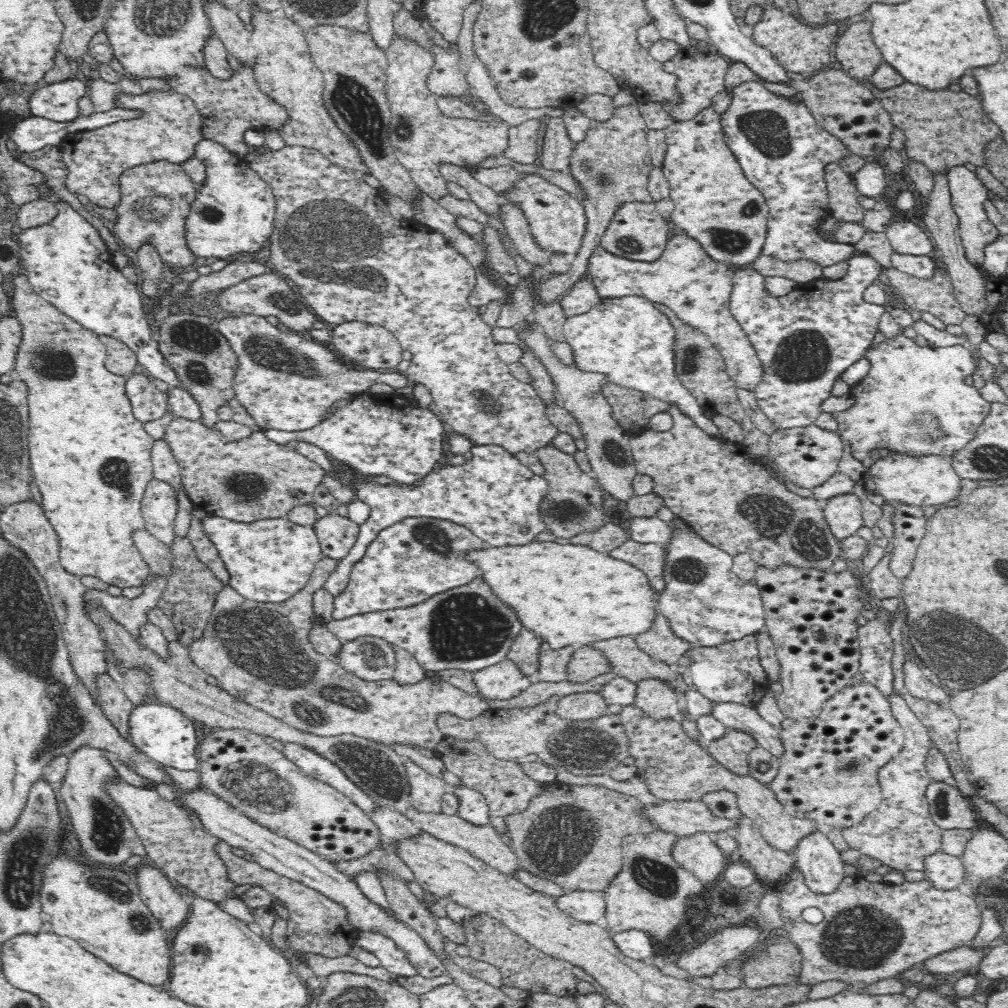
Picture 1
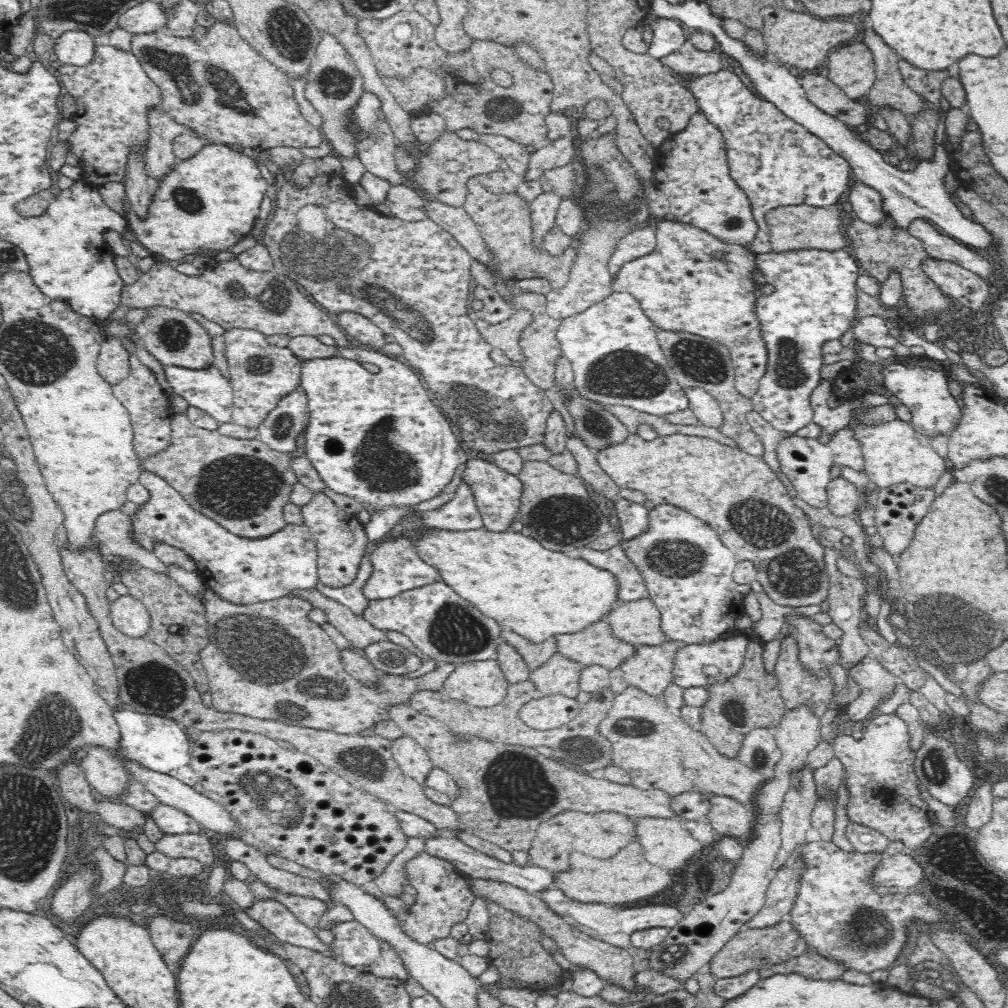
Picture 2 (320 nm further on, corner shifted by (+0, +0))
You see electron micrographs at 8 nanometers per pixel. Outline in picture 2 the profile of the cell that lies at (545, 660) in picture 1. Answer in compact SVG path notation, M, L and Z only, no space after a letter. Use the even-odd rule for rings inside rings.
M502 632L502 639L508 642L508 645L514 647L522 655L528 669L534 670L538 668L543 662L546 662L554 653L556 653L556 639L553 636L547 638L545 641L534 644L514 632Z

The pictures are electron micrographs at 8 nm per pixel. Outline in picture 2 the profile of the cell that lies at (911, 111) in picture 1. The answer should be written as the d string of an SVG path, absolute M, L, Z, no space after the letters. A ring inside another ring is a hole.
M866 30L862 42L869 47L875 60L875 83L867 92L870 102L872 102L872 106L876 106L873 110L874 114L878 116L876 111L879 110L879 106L892 106L892 109L904 113L908 118L912 118L912 115L920 113L923 109L928 109L930 102L919 96L904 82L901 72L899 71L899 55L884 43L884 40L877 34L877 32Z

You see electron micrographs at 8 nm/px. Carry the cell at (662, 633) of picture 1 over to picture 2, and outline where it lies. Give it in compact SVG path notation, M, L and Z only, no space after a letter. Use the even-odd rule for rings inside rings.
M649 598L636 601L619 602L608 614L608 622L612 622L612 630L616 630L616 638L624 642L646 646L656 646L668 640L661 629L661 614Z

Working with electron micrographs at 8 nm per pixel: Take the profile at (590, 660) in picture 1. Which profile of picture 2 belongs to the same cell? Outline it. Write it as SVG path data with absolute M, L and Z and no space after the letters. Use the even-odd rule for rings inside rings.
M556 652L546 662L531 671L529 680L536 685L537 694L540 696L560 694L568 698L582 699L578 680L583 667L581 663L572 661Z

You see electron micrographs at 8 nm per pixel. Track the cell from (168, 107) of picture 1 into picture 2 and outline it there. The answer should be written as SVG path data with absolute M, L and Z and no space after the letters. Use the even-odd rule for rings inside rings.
M96 38L94 46L94 58L86 66L74 66L56 62L59 82L66 88L74 98L77 105L77 112L73 119L76 121L76 128L70 138L71 151L81 161L84 174L84 182L88 185L97 186L106 182L123 182L126 173L126 160L130 152L130 144L146 148L148 144L148 119L146 114L151 107L161 107L160 89L152 79L148 77L142 68L138 57L131 51L126 52L121 48L106 45L101 38Z

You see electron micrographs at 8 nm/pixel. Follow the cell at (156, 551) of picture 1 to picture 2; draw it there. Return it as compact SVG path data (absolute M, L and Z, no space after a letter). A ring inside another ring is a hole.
M118 509L100 514L100 518L96 520L94 534L102 546L103 554L112 559L129 558L135 560L139 567L168 574L169 567L165 566L152 551L134 543L130 533L132 532L130 519Z

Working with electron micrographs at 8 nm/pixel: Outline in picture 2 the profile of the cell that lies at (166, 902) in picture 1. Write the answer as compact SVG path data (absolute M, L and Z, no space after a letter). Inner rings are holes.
M160 914L148 921L152 943L160 951L164 963L170 969L178 968L196 940L192 924L174 921Z

